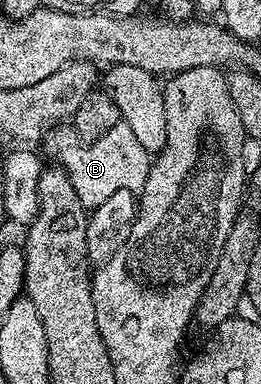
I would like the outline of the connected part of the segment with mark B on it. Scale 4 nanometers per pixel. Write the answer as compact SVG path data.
M124 123L114 125L105 135L96 141L84 143L76 135L74 128L55 127L42 138L41 145L47 148L51 157L56 157L58 168L67 172L69 183L73 183L73 191L77 191L77 199L81 199L84 209L90 211L101 207L105 199L122 189L138 190L151 170L152 154L141 147L140 141Z

